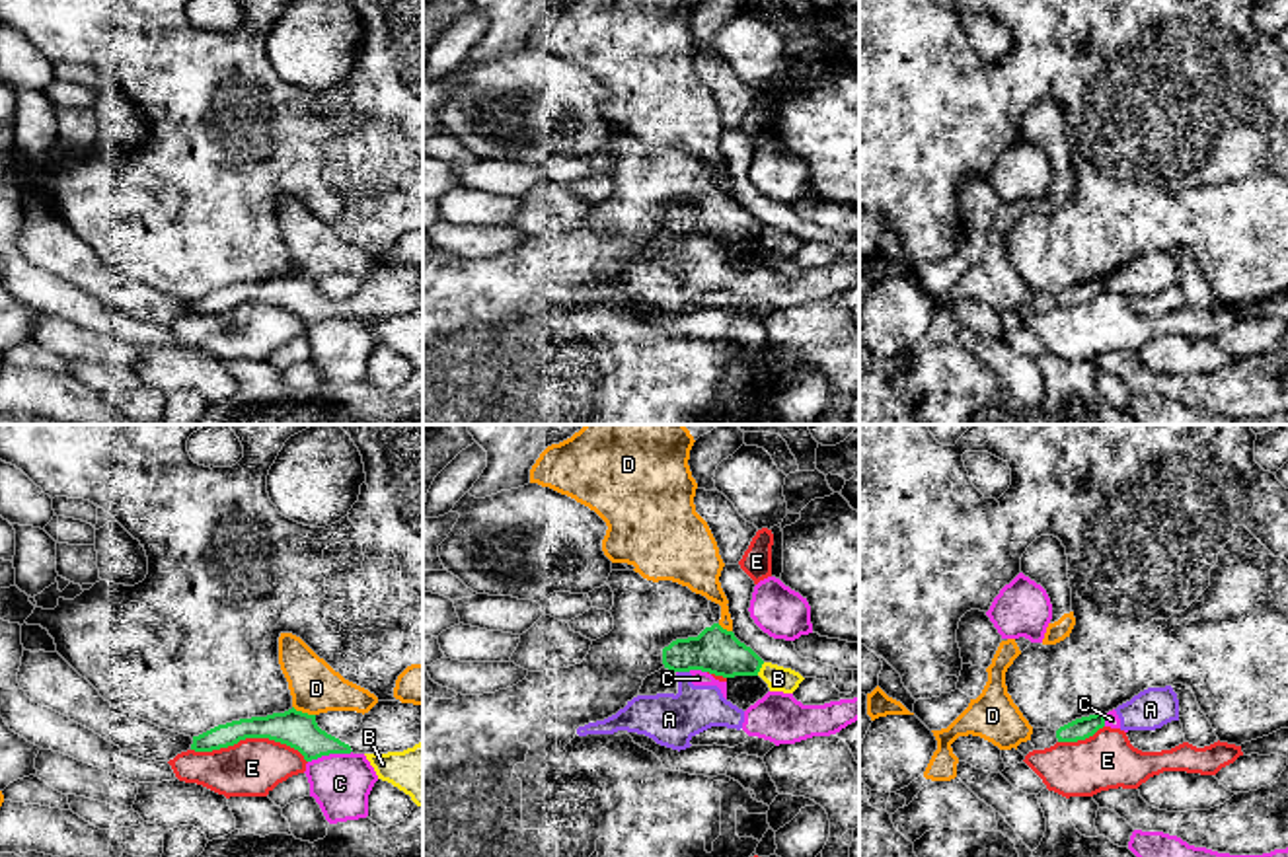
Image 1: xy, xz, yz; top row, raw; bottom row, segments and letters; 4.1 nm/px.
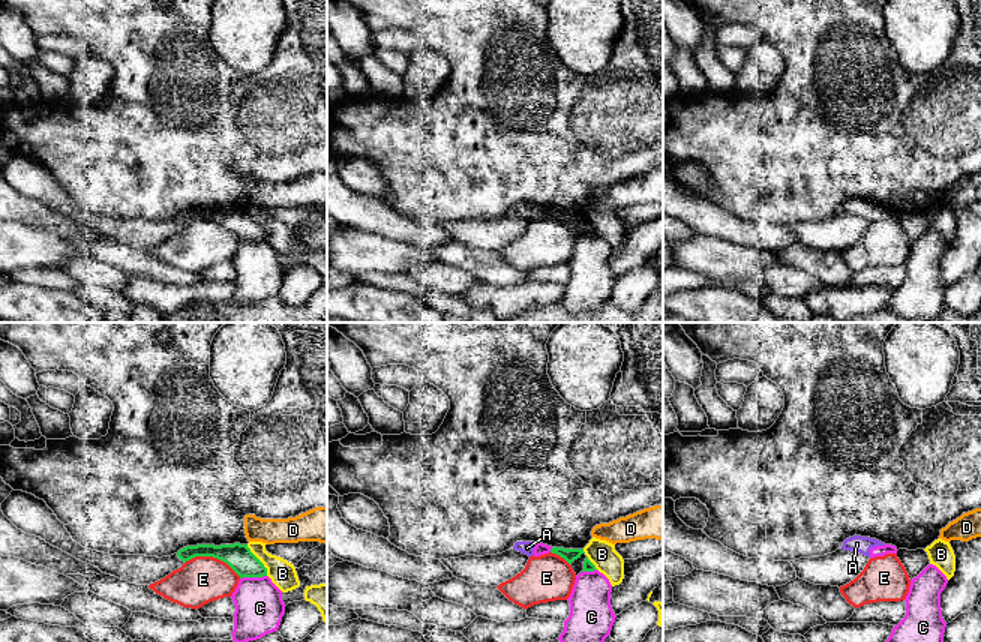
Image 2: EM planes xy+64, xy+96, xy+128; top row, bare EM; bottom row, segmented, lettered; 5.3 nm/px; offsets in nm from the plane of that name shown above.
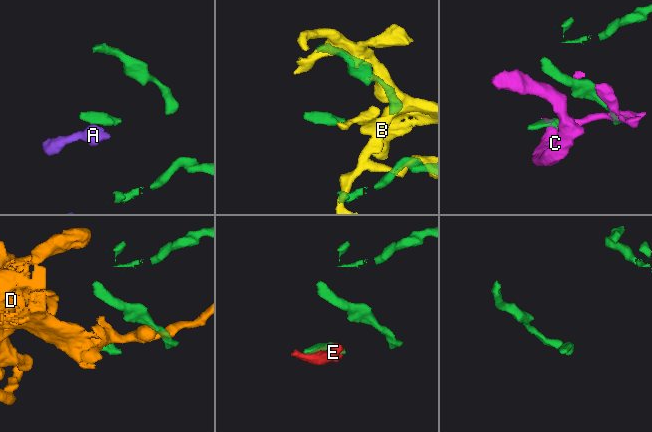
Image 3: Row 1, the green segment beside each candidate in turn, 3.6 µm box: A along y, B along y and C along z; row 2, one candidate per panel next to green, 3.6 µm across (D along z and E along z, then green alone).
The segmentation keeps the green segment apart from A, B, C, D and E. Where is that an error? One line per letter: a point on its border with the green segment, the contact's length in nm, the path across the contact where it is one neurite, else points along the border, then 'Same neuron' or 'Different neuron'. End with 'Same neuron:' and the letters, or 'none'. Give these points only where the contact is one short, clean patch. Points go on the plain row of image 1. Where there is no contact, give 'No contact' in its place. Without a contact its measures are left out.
A: Touches green at xz (684, 234). Shared border 50 nm. Boundary: xz (679, 234), (688, 236). Different neuron
B: Touches green at xz (760, 230). Shared border 70 nm. Different neuron
C: Touches green at xy (330, 316). Shared border 190 nm. Different neuron
D: Touches green at xy (304, 277). Shared border 100 nm. Boundary: xy (293, 269), (314, 279). Different neuron
E: Touches green at xy (250, 300). Shared border 480 nm. Different neuron
Same neuron: none

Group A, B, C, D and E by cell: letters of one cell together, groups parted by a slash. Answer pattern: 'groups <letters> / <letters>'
groups A C / B / D / E

